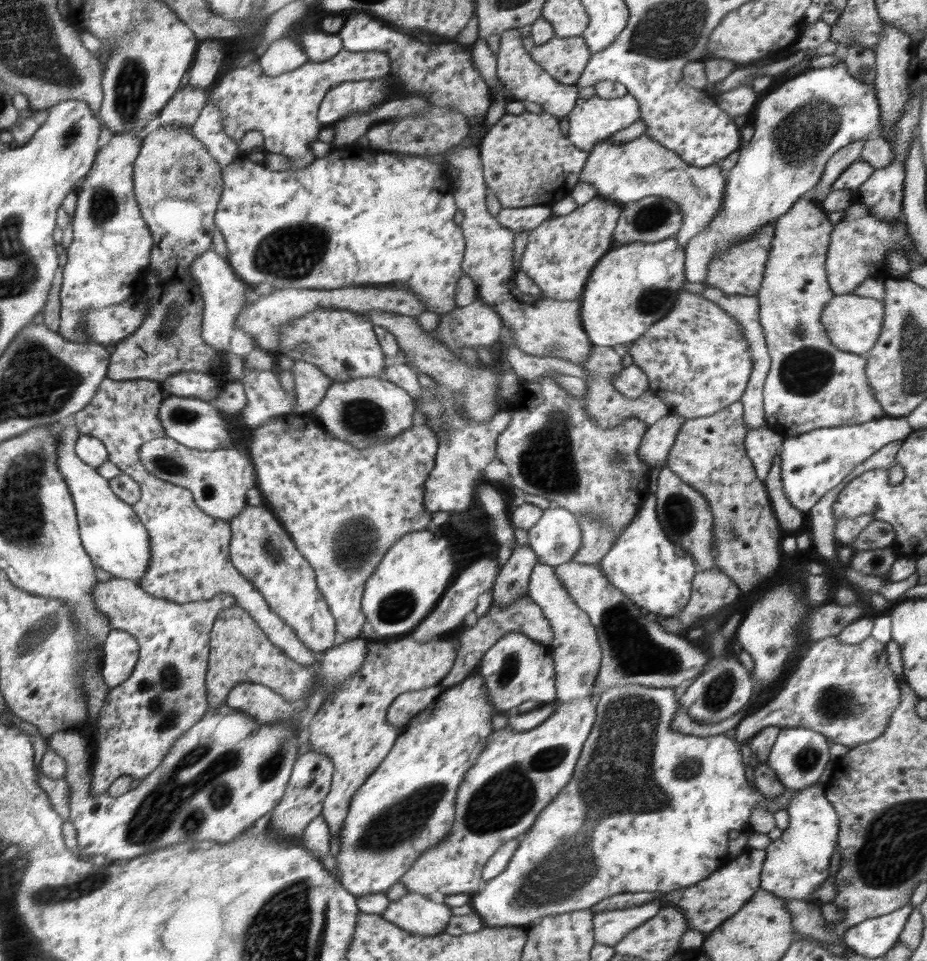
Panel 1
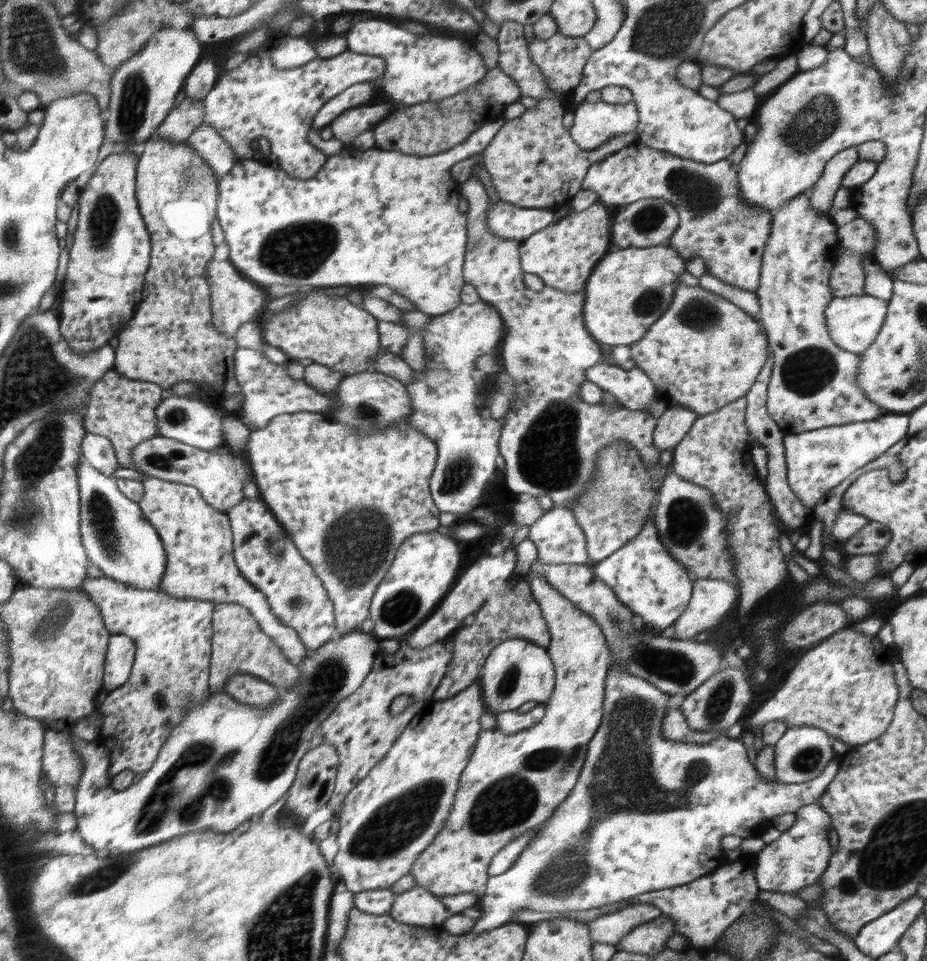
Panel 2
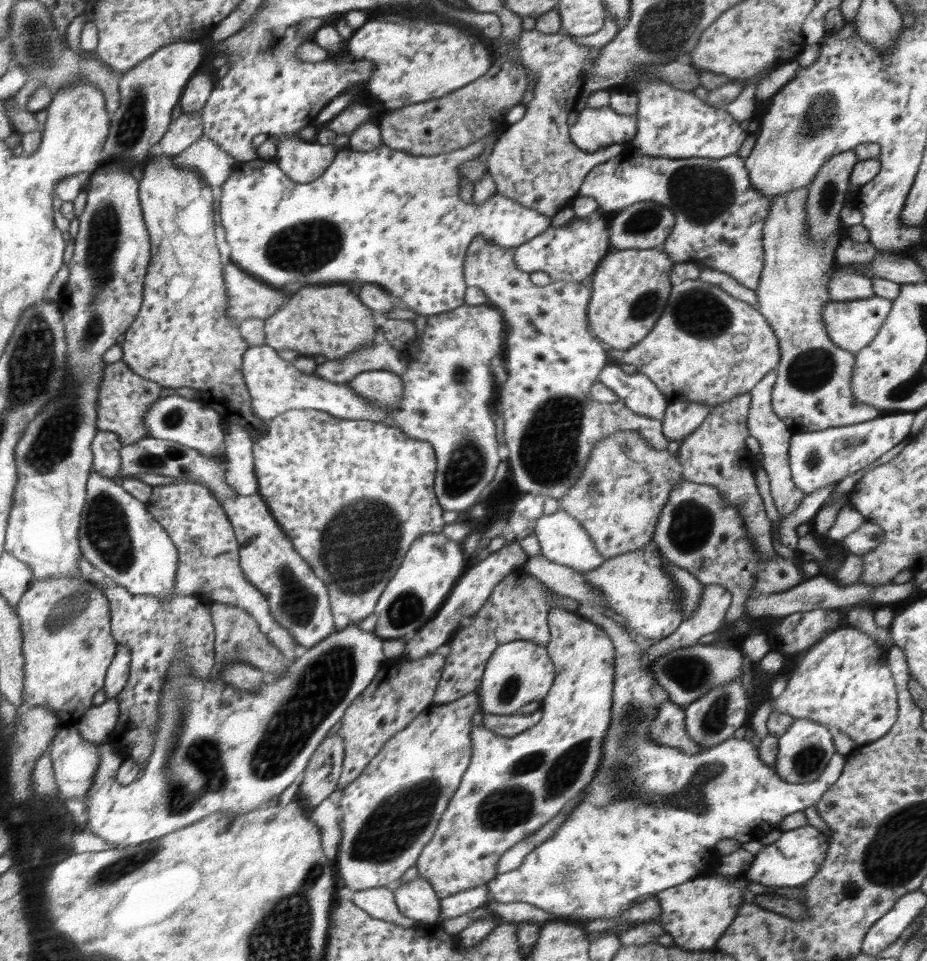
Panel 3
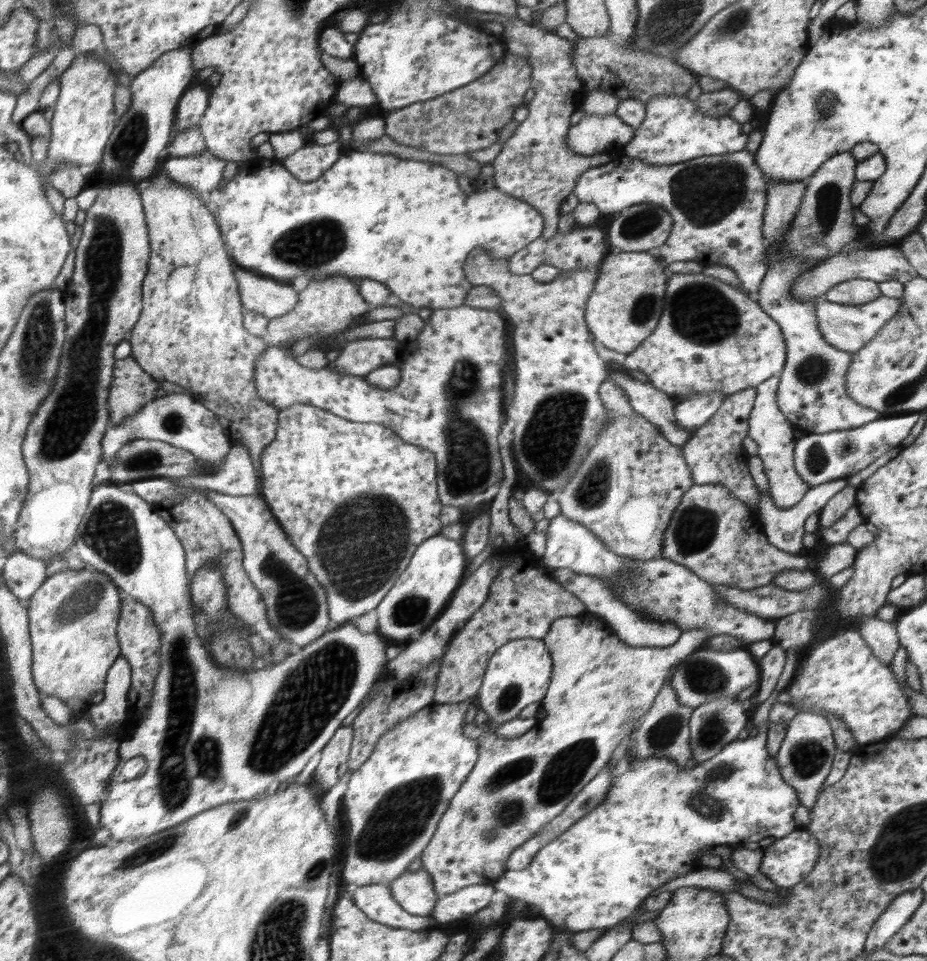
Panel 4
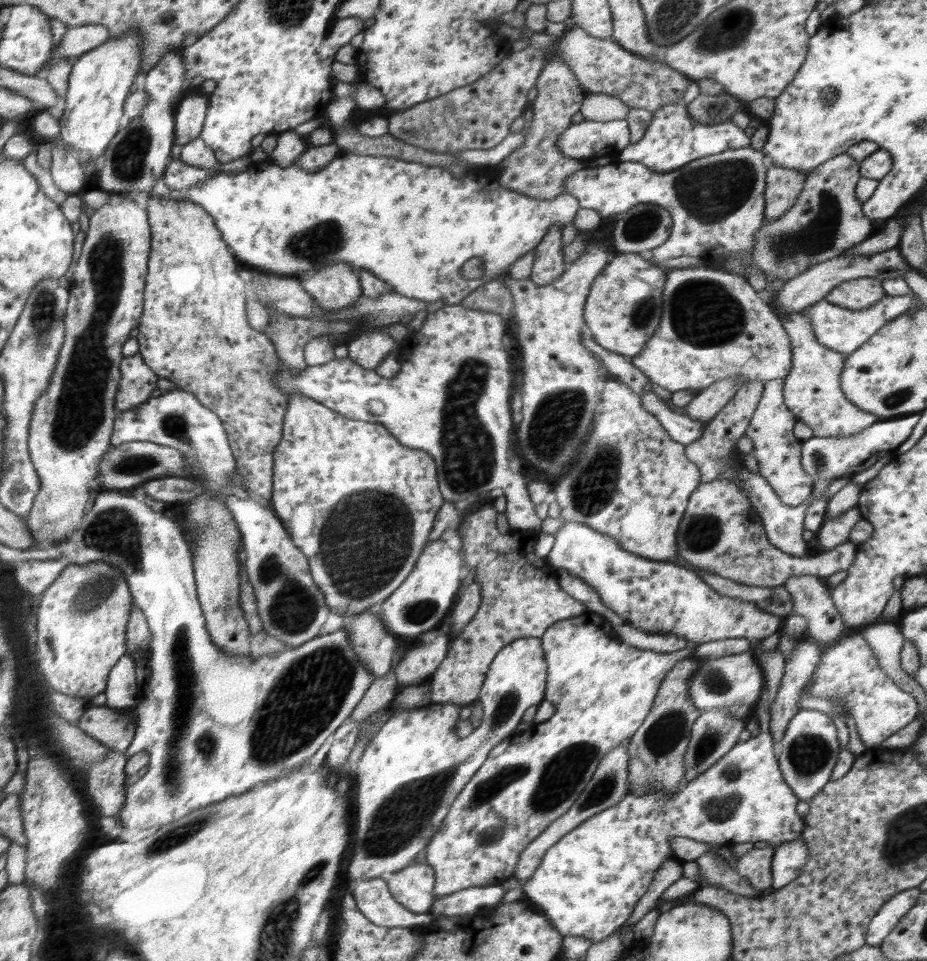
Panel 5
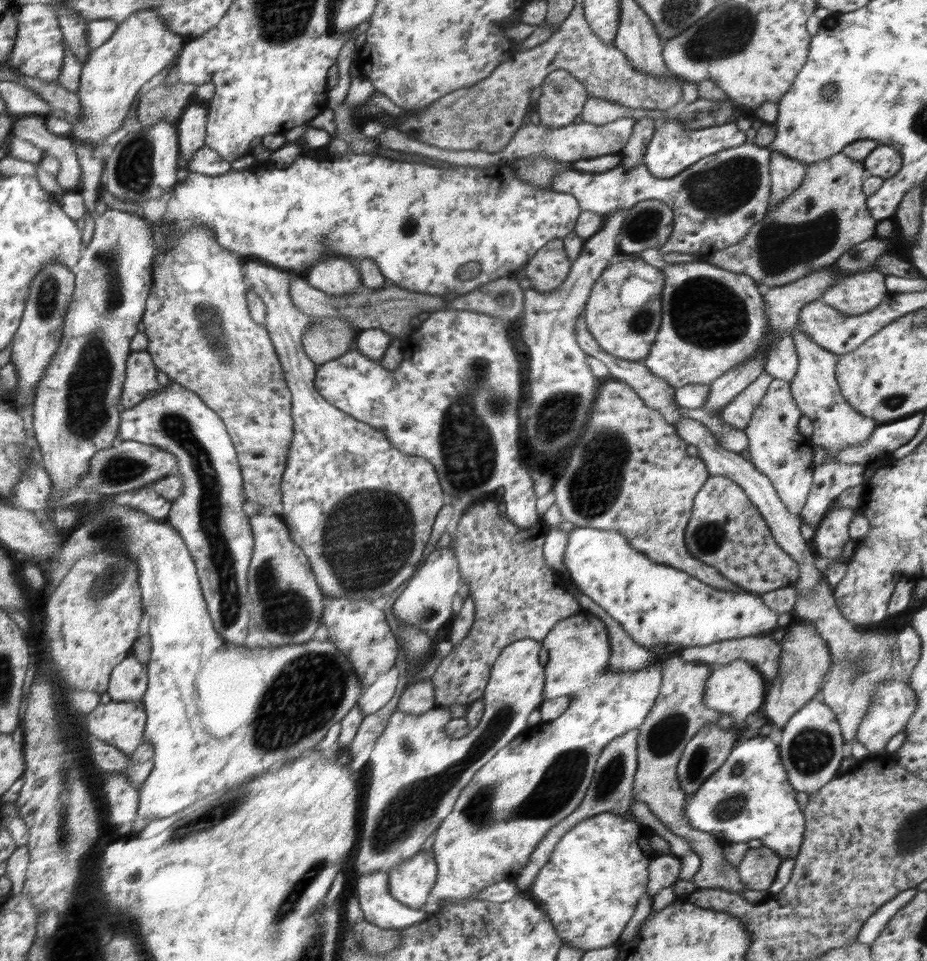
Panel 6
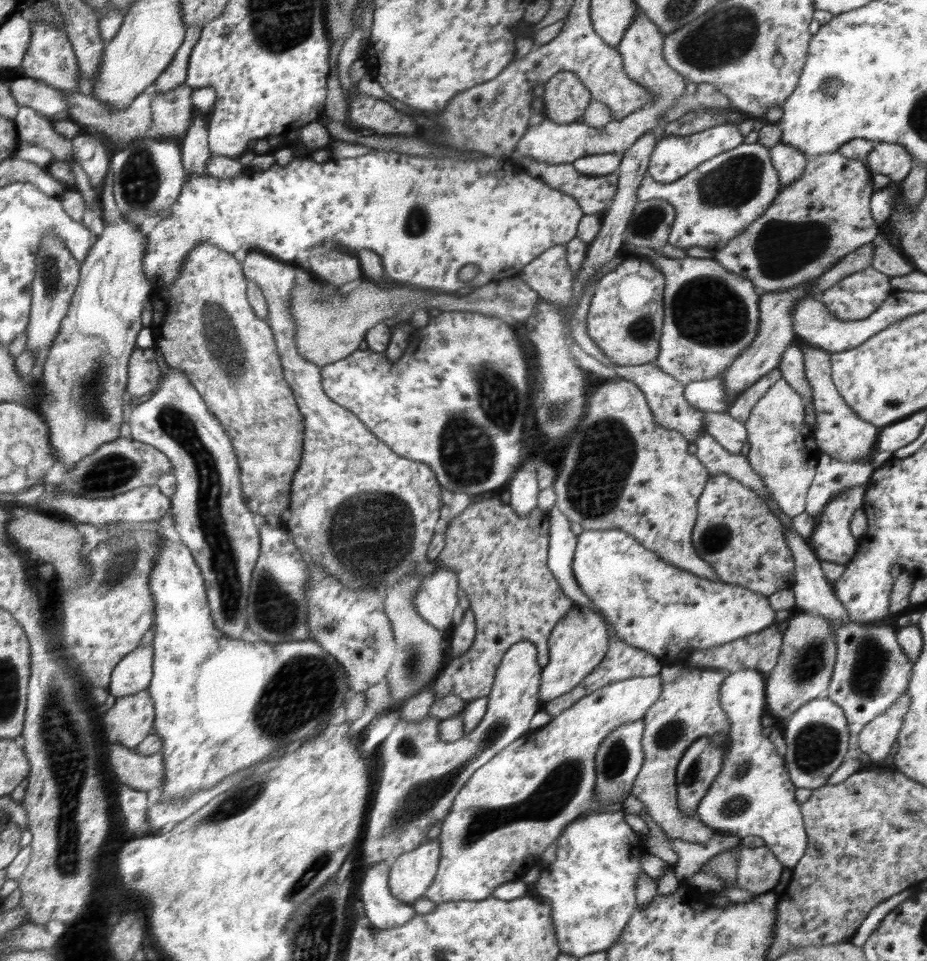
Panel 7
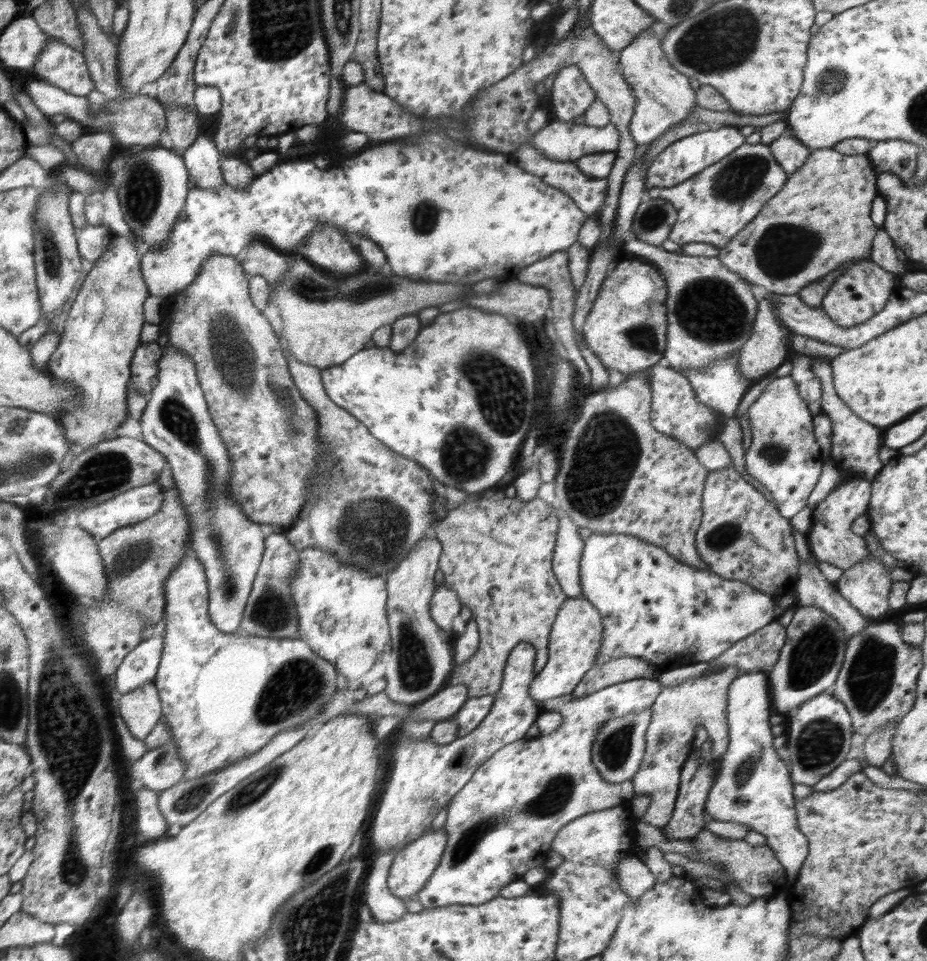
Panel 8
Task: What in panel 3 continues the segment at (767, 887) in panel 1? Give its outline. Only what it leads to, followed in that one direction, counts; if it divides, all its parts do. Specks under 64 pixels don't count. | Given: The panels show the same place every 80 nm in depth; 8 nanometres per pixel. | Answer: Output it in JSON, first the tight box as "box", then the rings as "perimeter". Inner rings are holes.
{"box":[744,823,829,887],"perimeter":[[[807,823],[796,828],[796,830],[783,832],[778,840],[764,846],[760,853],[755,855],[754,862],[744,874],[752,882],[757,882],[765,887],[800,887],[820,871],[828,847],[829,844],[825,835]]]}

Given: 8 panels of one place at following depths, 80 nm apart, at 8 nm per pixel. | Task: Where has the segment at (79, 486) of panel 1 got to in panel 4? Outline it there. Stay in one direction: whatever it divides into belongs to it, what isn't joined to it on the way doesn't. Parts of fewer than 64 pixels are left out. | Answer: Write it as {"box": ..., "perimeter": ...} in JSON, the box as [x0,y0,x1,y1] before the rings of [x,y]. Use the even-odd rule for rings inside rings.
{"box":[72,482,388,842],"perimeter":[[[104,482],[96,484],[91,494],[91,500],[87,504],[86,514],[79,524],[78,535],[73,543],[72,551],[86,564],[91,564],[96,570],[105,572],[119,588],[123,596],[151,608],[153,619],[156,620],[157,627],[161,632],[161,670],[155,680],[155,694],[153,694],[149,708],[143,712],[137,728],[132,731],[132,735],[126,739],[124,744],[123,758],[130,759],[136,756],[143,756],[147,760],[147,768],[138,779],[120,782],[120,784],[116,784],[114,780],[110,779],[107,784],[108,796],[106,796],[104,804],[100,806],[100,827],[110,832],[110,838],[113,841],[118,842],[131,838],[134,840],[146,839],[146,837],[156,835],[156,833],[166,831],[166,829],[176,827],[176,825],[184,824],[189,819],[192,819],[192,816],[200,815],[205,811],[210,811],[212,808],[220,807],[222,804],[238,803],[238,801],[248,801],[250,798],[260,797],[260,794],[264,794],[272,784],[282,784],[282,782],[288,782],[294,776],[298,776],[302,772],[302,768],[310,762],[312,756],[316,752],[320,752],[320,750],[322,755],[320,756],[319,766],[316,767],[311,776],[311,784],[315,784],[314,788],[318,790],[321,797],[324,797],[342,778],[342,775],[347,772],[347,762],[354,729],[352,725],[343,727],[342,720],[361,704],[362,700],[373,688],[377,676],[382,672],[388,661],[385,655],[385,644],[377,632],[363,634],[355,625],[346,622],[339,627],[331,627],[330,630],[314,640],[314,642],[299,648],[298,653],[281,654],[273,664],[267,665],[263,669],[239,672],[239,670],[222,668],[217,662],[213,661],[209,648],[205,648],[199,636],[195,634],[193,612],[196,608],[193,606],[192,596],[189,591],[190,580],[187,580],[186,569],[187,557],[182,541],[179,540],[178,534],[171,527],[171,524],[168,523],[168,520],[164,519],[164,516],[159,515],[153,504],[142,500],[133,491],[130,483],[118,485],[112,482]]]}

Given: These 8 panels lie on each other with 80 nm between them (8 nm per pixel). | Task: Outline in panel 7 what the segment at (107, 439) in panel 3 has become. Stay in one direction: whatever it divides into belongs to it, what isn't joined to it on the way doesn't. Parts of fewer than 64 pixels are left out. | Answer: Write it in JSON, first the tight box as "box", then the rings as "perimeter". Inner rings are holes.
{"box":[126,368,266,639],"perimeter":[[[169,368],[164,373],[160,388],[132,410],[126,412],[130,438],[144,441],[166,454],[174,466],[172,474],[177,480],[175,493],[171,496],[174,530],[180,540],[187,544],[194,554],[196,564],[201,569],[207,587],[207,600],[210,602],[214,623],[228,636],[240,639],[247,632],[247,603],[250,600],[251,578],[261,551],[261,526],[266,518],[256,515],[247,507],[243,496],[242,470],[235,456],[231,437],[220,424],[218,417],[208,408],[203,395],[188,381],[188,374],[177,368]]]}

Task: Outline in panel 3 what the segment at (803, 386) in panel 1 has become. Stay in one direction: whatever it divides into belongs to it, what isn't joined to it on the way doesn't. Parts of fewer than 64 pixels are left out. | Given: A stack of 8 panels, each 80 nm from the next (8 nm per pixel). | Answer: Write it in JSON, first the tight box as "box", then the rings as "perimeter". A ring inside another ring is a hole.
{"box":[755,186,883,435],"perimeter":[[[805,186],[772,198],[763,228],[764,266],[758,289],[755,290],[757,309],[768,321],[768,325],[772,326],[782,353],[776,368],[776,384],[771,393],[771,411],[786,423],[793,435],[855,425],[874,420],[883,413],[880,409],[855,399],[850,388],[855,354],[833,344],[824,330],[821,315],[825,304],[830,301],[828,283],[837,264],[835,252],[841,240],[826,239],[825,245],[819,245],[811,237],[805,211],[808,193],[809,187]]]}

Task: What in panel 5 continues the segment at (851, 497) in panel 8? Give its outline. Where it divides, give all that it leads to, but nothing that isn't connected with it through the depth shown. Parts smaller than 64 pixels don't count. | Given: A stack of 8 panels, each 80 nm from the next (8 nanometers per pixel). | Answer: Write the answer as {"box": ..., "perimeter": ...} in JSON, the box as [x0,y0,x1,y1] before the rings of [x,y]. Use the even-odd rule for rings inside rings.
{"box":[816,507,862,551],"perimeter":[[[854,507],[840,516],[827,518],[816,532],[824,551],[836,548],[839,544],[848,541],[852,527],[862,519],[860,511]]]}

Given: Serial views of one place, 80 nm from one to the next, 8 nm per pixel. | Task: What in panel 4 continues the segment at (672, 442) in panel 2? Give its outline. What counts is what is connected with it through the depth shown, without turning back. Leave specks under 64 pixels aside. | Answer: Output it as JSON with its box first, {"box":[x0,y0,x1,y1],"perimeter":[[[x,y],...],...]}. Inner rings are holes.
{"box":[674,393,726,430],"perimeter":[[[708,393],[680,401],[674,406],[675,423],[684,430],[696,430],[708,422],[726,398],[724,393]]]}

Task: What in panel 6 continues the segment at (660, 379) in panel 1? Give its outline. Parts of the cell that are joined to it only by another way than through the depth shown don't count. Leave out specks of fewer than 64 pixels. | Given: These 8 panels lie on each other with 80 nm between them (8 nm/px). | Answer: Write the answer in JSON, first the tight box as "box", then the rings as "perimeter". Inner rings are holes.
{"box":[643,258,798,389],"perimeter":[[[706,258],[669,264],[663,273],[665,283],[661,294],[661,326],[648,358],[643,361],[652,375],[666,381],[674,389],[692,384],[710,385],[731,368],[758,355],[768,337],[768,318],[763,296],[751,276],[718,268]],[[784,334],[776,338],[776,344],[768,352],[768,360],[763,362],[763,371],[774,379],[792,382],[798,368],[798,353],[794,338]]]}

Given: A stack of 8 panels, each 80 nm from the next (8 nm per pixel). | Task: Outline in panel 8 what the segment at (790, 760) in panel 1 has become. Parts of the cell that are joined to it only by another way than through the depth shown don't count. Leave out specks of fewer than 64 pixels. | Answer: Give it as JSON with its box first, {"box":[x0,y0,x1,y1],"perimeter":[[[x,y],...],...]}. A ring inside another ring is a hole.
{"box":[785,691,851,787],"perimeter":[[[825,691],[803,702],[793,712],[790,725],[786,729],[785,742],[790,752],[789,771],[794,784],[813,787],[836,766],[846,760],[850,750],[851,716],[843,702],[836,700],[831,691]]]}

